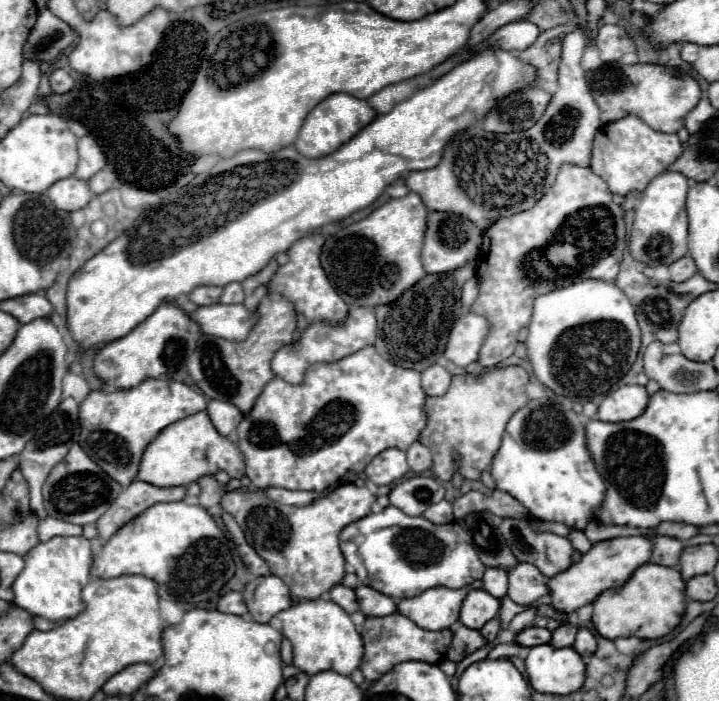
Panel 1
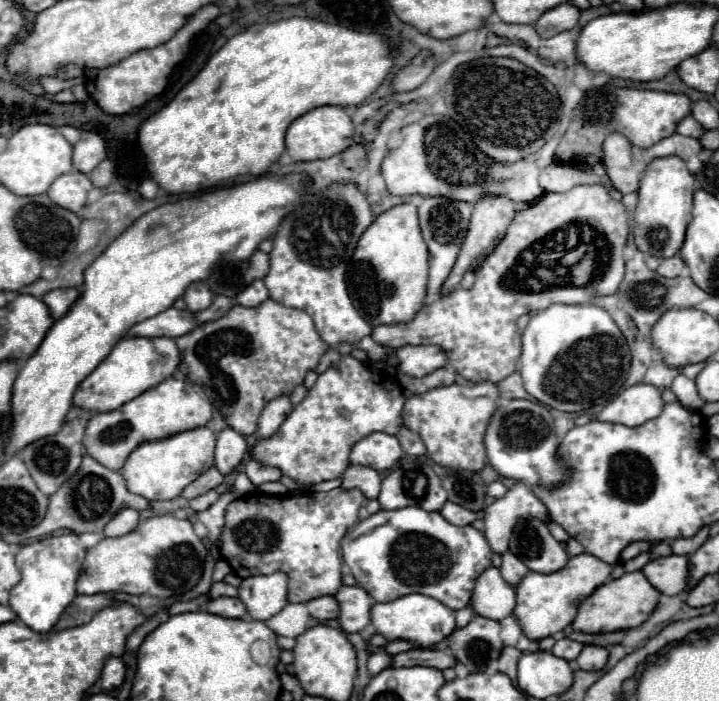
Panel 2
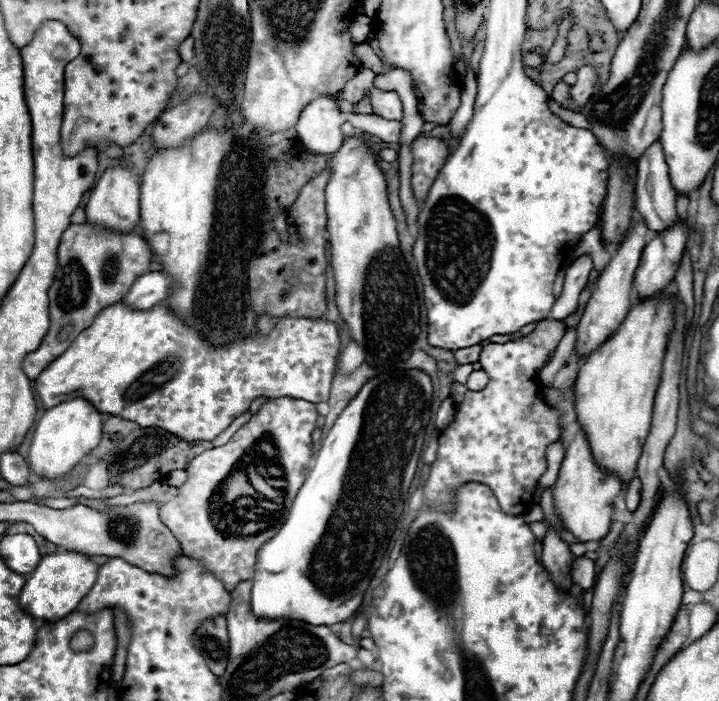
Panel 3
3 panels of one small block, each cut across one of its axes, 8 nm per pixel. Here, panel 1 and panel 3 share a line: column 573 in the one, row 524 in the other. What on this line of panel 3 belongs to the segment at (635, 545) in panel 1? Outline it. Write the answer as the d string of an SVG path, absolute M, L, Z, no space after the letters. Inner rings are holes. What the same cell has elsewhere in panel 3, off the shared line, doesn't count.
M578 430L574 440L566 448L566 456L558 480L554 484L554 506L564 528L570 530L578 538L578 542L602 540L612 526L614 500L620 496L620 492L622 492L620 478L598 468L584 430Z

